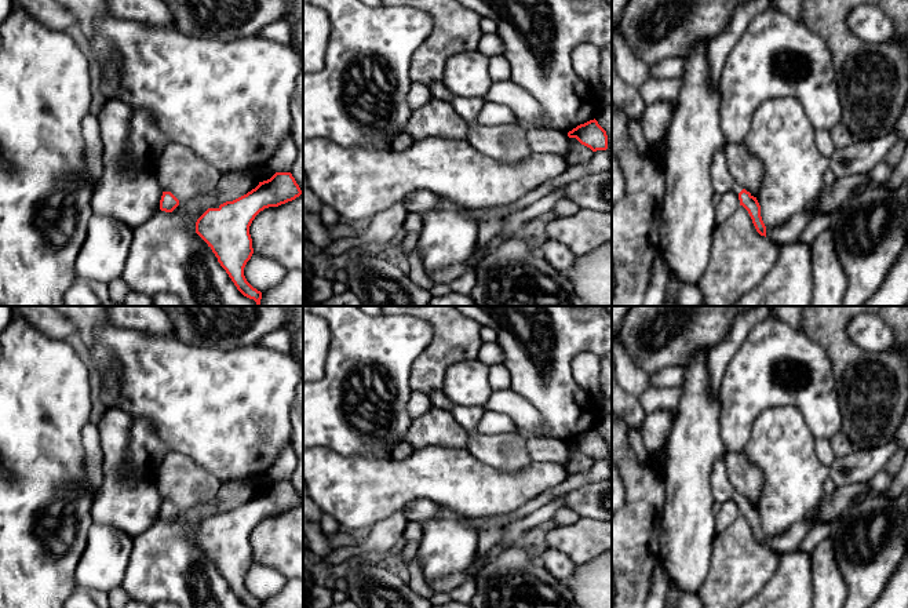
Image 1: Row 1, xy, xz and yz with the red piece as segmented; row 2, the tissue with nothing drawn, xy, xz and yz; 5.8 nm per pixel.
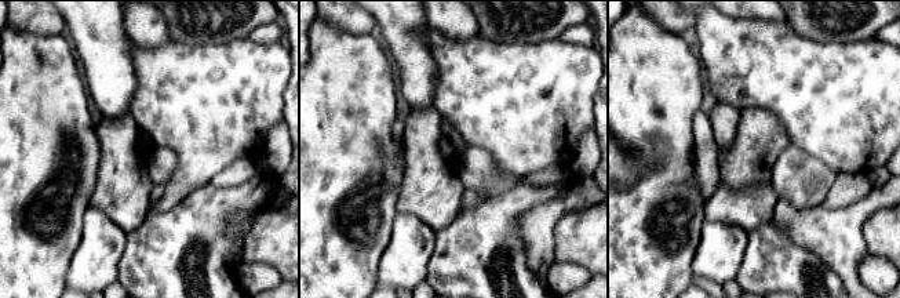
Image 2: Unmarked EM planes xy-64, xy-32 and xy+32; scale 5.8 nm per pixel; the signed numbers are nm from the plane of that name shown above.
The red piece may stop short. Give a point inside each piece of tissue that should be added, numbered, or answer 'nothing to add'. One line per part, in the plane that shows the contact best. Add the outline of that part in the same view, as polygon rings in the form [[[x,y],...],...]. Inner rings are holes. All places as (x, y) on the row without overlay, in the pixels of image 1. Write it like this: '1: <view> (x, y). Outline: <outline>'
1: yz (721, 487). Outline: [[[725,459],[715,460],[712,466],[711,491],[714,494],[714,499],[721,505],[726,500],[734,500],[739,505],[739,502],[744,498],[729,481]]]

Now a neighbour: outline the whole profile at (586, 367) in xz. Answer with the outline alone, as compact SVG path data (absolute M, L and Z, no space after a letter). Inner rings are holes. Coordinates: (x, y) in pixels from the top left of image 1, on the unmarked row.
M590 352L577 354L572 361L572 375L580 389L587 390L597 401L602 397L599 387L601 356Z

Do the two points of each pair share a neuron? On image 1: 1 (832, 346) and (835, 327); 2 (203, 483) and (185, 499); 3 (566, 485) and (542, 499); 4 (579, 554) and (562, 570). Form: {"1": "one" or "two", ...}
{"1": "one", "2": "one", "3": "one", "4": "two"}

